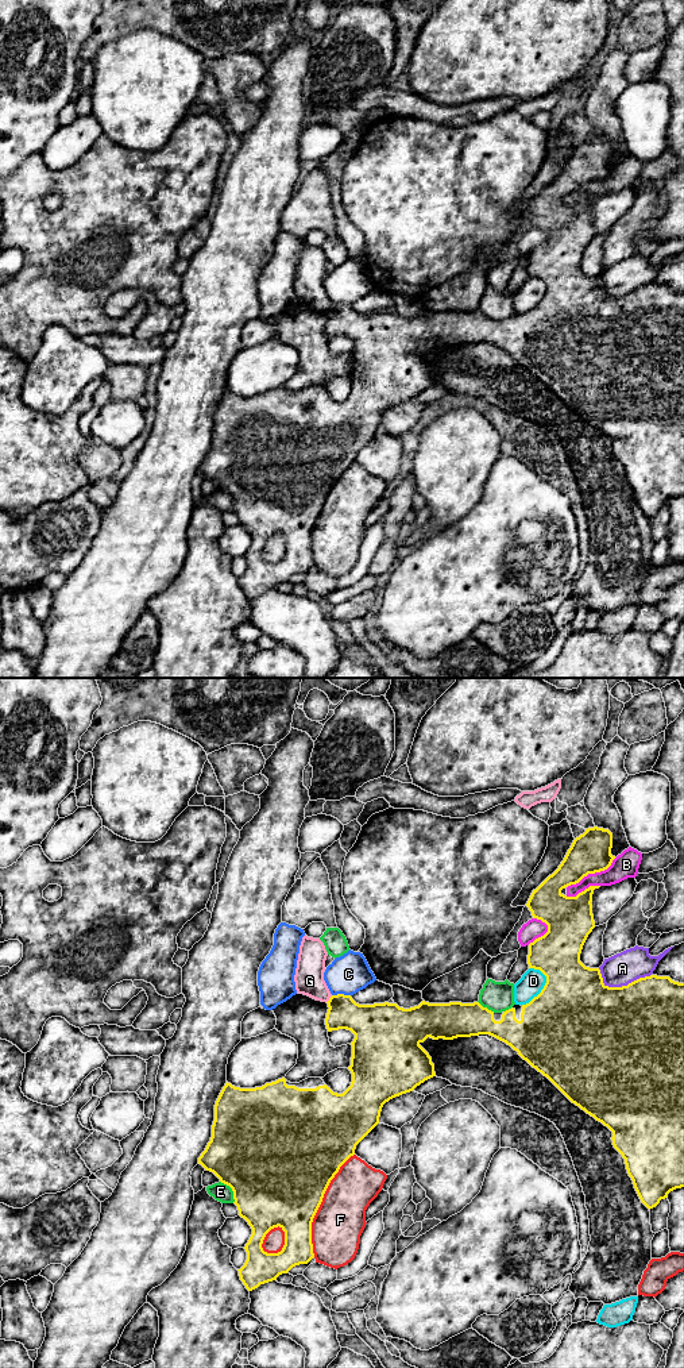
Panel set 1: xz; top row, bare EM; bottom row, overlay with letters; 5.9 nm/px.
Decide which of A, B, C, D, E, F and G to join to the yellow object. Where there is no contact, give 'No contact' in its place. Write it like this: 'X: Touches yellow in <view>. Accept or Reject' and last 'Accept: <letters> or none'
A: Touches yellow in xz. Reject
B: Touches yellow in xz. Reject
C: Touches yellow in xz. Reject
D: Touches yellow in xz. Reject
E: Touches yellow in xz. Reject
F: Touches yellow in xz. Reject
G: Touches yellow in xz. Reject
Accept: none

